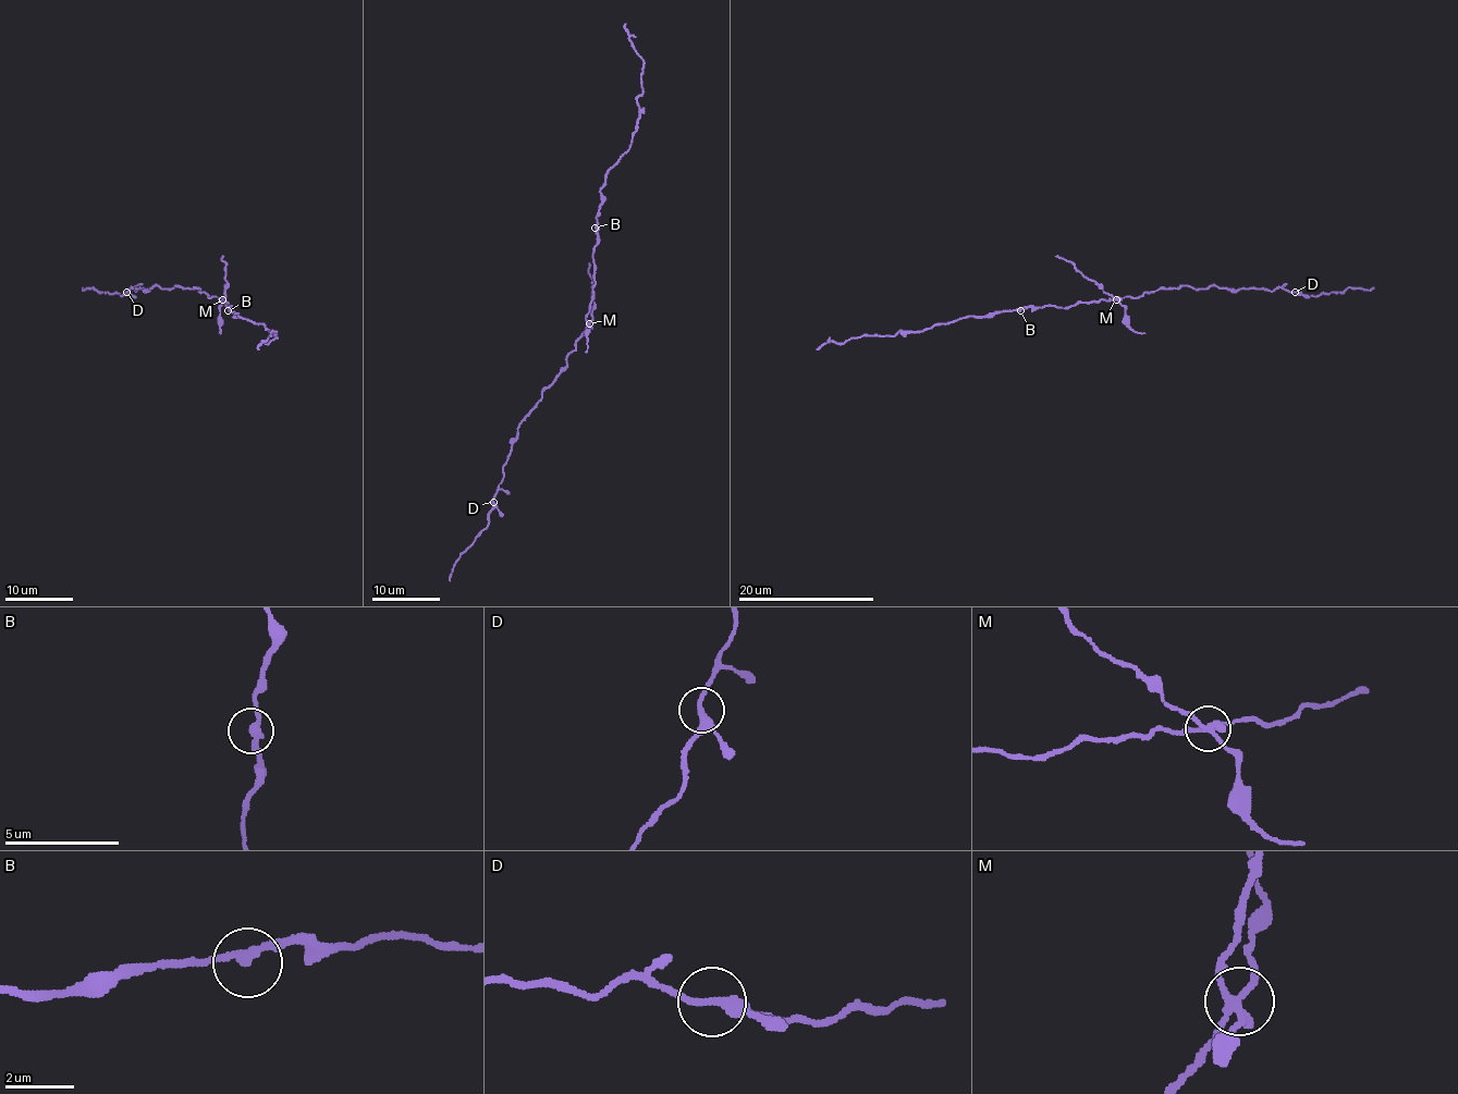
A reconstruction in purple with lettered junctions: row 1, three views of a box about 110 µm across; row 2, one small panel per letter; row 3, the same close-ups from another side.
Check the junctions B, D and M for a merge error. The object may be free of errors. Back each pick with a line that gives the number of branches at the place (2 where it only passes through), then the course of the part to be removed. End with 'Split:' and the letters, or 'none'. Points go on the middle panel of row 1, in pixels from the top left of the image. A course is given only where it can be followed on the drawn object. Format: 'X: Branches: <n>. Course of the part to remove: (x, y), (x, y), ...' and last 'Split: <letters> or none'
M: Branches: 4. Course of the part to remove: (590, 323), (593, 302), (590, 262)
Split: M

